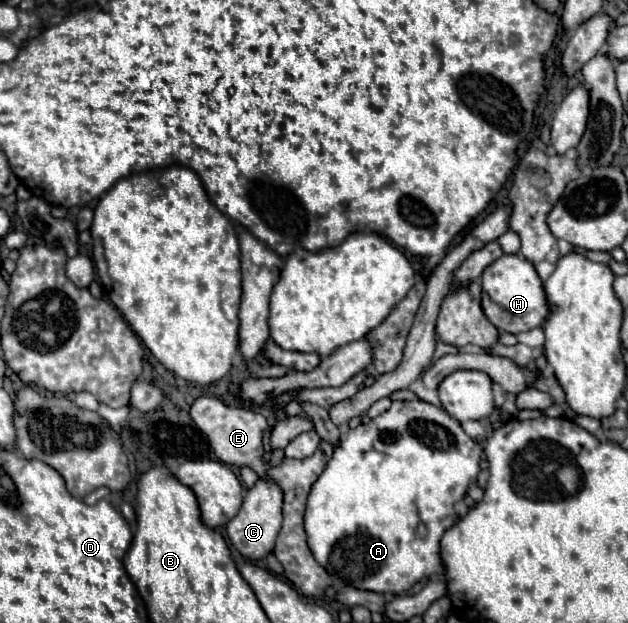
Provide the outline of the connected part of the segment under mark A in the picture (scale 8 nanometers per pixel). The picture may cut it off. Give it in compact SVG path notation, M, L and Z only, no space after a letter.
M392 402L390 410L386 410L382 416L376 416L356 428L350 428L346 438L340 438L338 446L334 448L332 458L328 460L326 468L318 476L318 480L312 484L308 502L306 502L306 512L304 512L304 530L308 536L308 548L312 550L316 562L330 574L334 580L340 580L348 586L360 588L360 590L370 590L378 594L402 594L412 588L414 582L428 578L436 572L442 572L442 560L440 560L440 538L442 534L454 524L454 502L460 500L466 494L466 488L470 482L476 480L480 472L480 454L482 448L476 444L470 436L464 434L460 424L452 420L442 408L436 408L434 404L426 402Z

